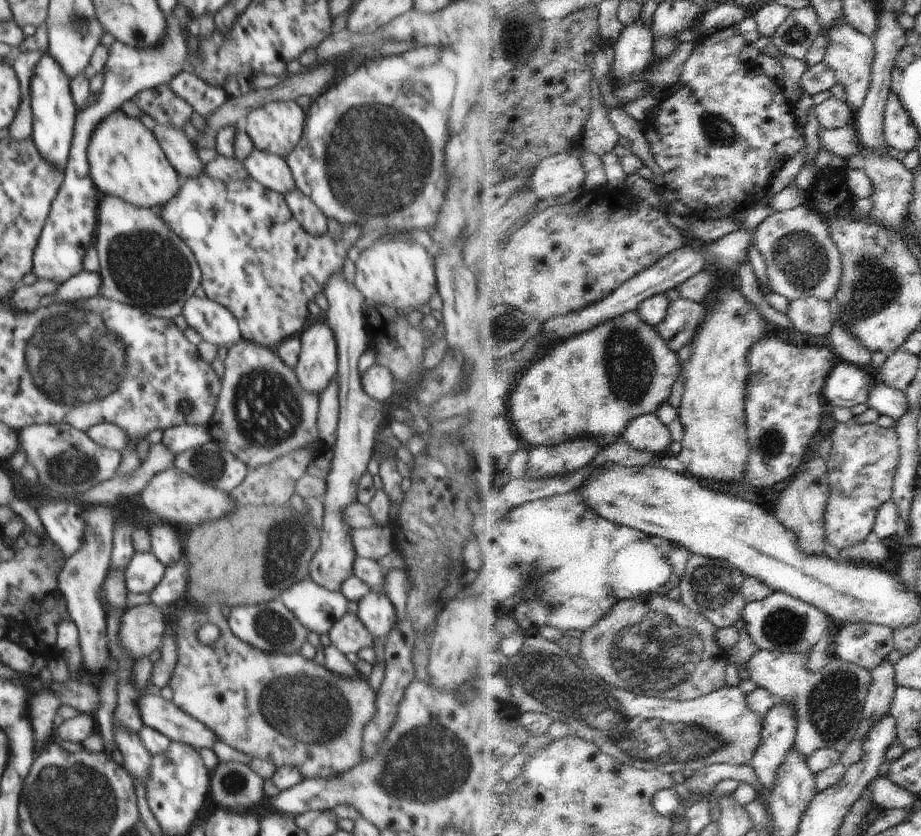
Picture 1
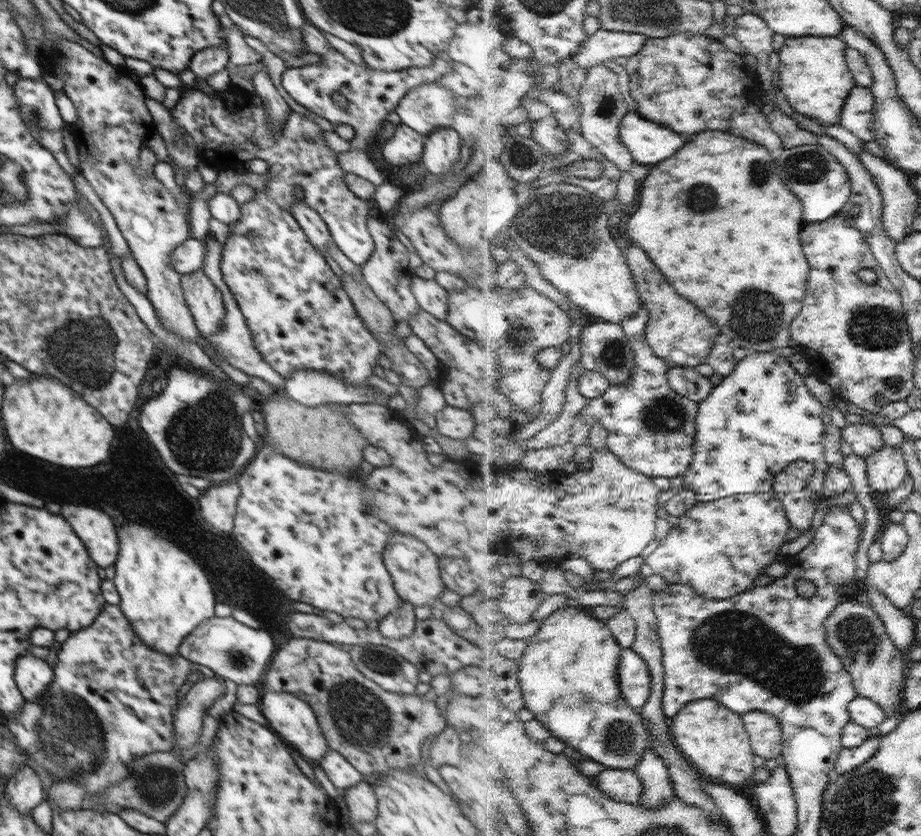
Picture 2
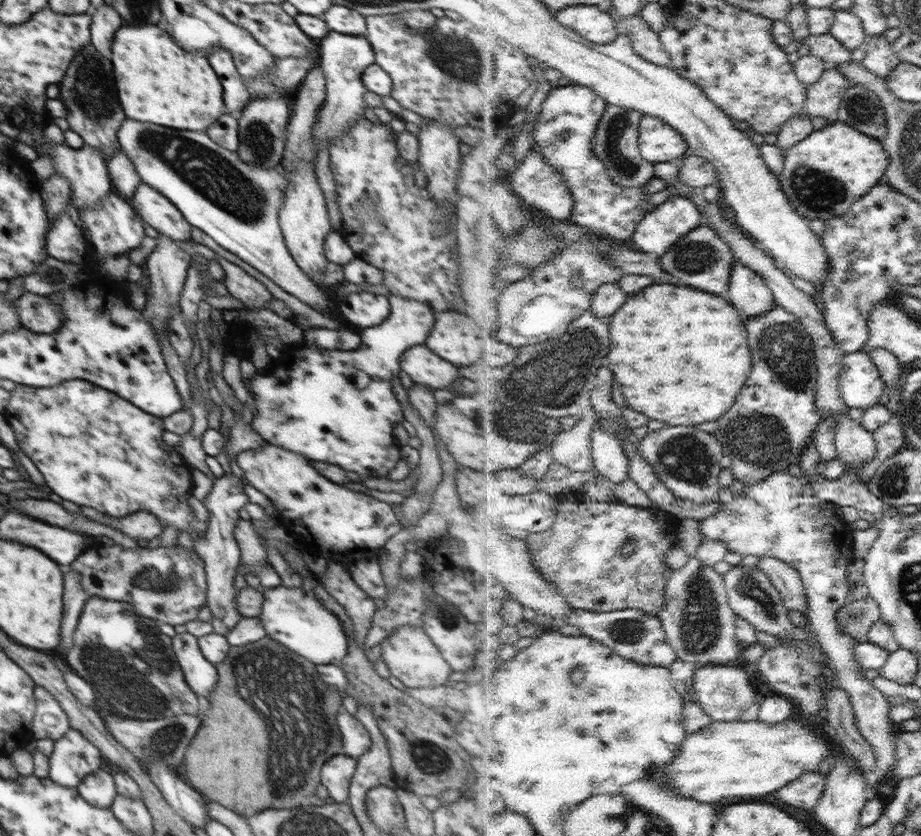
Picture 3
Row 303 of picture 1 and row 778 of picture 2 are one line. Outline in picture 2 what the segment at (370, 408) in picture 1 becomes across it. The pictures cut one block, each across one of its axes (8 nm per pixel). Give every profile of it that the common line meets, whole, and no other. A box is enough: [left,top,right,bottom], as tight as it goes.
[318,748,365,789]

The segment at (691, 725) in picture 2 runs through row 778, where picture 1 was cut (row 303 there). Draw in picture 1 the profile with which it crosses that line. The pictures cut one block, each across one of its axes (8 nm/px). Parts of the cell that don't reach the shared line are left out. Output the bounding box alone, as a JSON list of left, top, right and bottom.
[678,287,771,482]

